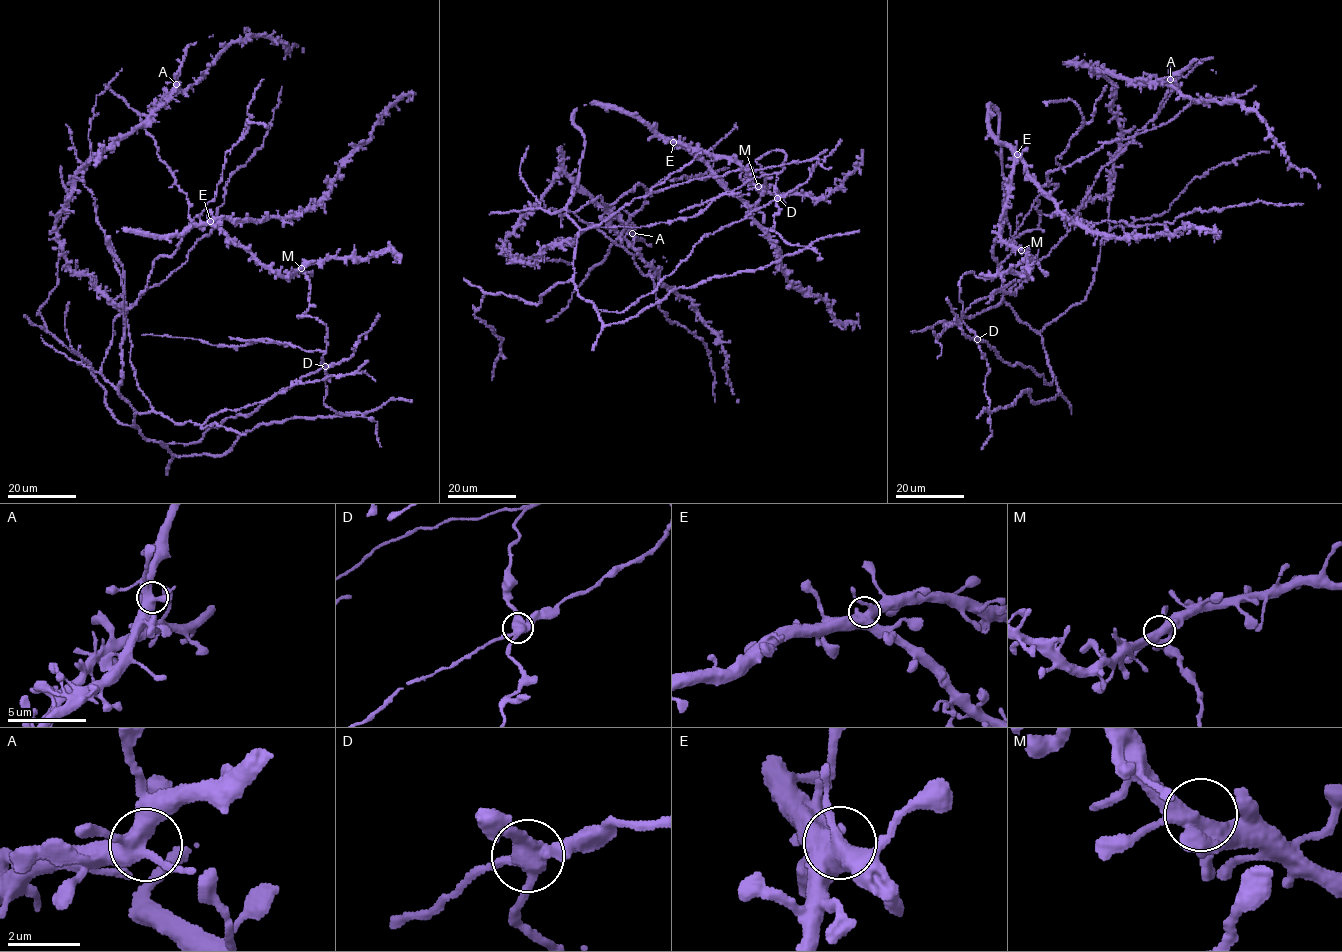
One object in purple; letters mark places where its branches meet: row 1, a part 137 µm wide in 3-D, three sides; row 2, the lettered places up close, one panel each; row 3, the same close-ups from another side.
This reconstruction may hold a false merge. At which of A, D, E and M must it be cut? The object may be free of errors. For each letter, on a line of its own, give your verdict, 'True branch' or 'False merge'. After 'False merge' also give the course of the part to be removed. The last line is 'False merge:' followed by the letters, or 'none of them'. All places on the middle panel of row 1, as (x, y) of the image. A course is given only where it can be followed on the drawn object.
A: True branch
D: False merge. Course of the part to remove: (778, 198), (775, 182), (780, 172), (749, 180), (689, 218), (633, 228), (589, 222)
E: True branch
M: True branch
False merge: D

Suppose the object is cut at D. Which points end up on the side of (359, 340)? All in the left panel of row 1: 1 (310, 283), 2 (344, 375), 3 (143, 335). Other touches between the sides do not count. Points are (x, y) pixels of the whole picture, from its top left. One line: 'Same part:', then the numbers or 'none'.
Same part: 2

